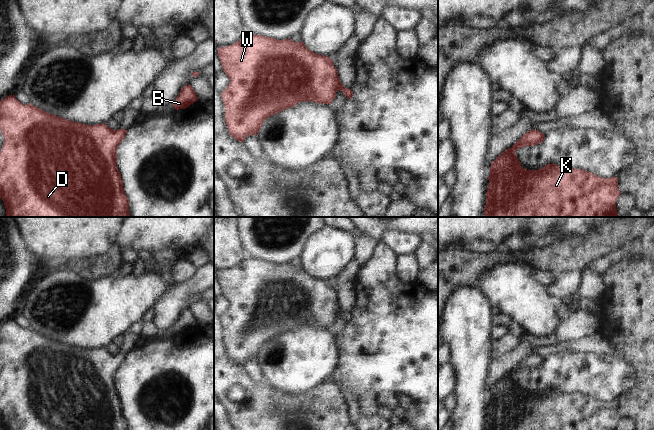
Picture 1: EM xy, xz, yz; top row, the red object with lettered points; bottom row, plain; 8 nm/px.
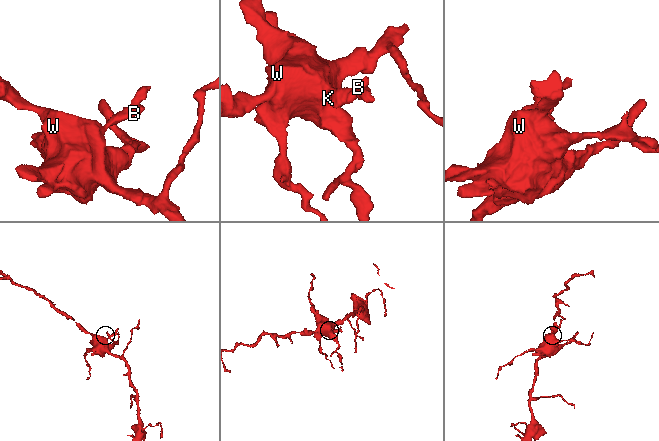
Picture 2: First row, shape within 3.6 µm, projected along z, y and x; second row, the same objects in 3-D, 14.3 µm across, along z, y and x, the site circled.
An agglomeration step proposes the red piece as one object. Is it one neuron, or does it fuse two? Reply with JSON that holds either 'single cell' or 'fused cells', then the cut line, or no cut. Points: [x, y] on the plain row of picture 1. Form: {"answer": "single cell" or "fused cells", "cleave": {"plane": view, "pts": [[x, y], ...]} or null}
{"answer": "single cell", "cleave": null}

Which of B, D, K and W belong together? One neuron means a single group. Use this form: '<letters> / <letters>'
B D K W

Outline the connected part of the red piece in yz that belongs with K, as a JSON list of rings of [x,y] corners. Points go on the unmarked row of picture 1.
[[[532,353],[491,387],[485,430],[616,430],[621,419],[617,401],[606,403],[583,393],[563,393],[550,387],[539,394],[523,392],[516,374],[538,369],[544,362],[543,357]]]

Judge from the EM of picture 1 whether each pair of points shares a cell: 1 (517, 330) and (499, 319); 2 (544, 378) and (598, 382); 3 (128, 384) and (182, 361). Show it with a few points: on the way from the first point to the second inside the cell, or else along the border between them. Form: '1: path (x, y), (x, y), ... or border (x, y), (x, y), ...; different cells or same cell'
1: path (513, 326), (503, 319); same cell
2: path (557, 378), (585, 380); same cell
3: path (141, 382), (160, 367), (169, 367); same cell

